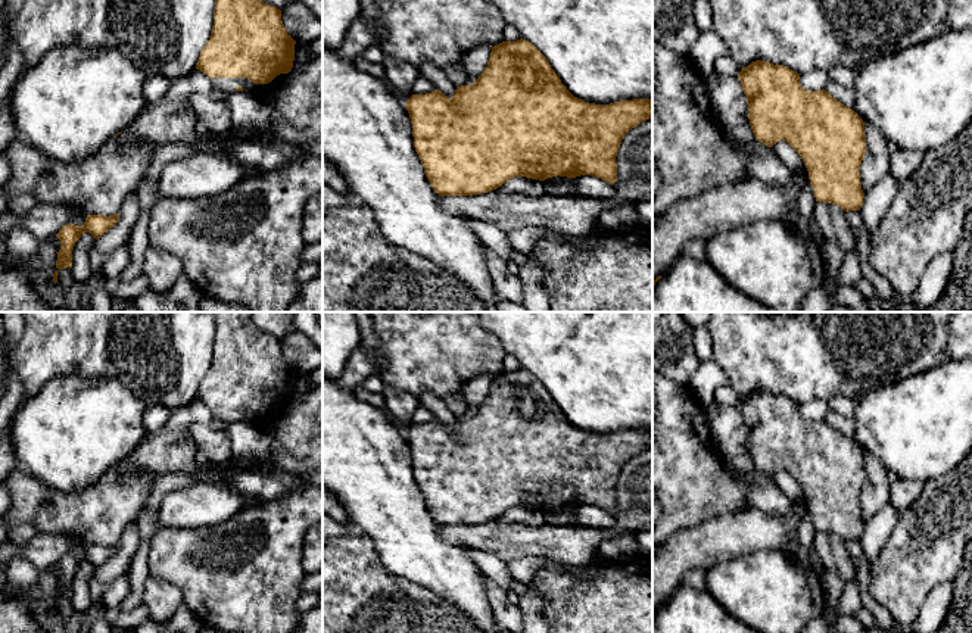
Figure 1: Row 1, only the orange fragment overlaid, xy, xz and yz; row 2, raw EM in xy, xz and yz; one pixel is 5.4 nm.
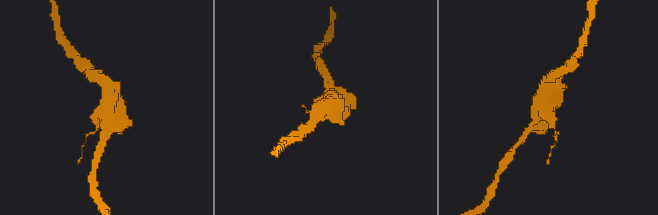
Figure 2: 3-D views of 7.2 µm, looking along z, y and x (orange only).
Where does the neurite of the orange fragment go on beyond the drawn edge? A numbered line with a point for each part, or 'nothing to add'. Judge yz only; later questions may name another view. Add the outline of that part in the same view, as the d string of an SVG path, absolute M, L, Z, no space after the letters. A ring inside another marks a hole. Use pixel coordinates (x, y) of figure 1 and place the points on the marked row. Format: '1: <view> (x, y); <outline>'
nothing to add

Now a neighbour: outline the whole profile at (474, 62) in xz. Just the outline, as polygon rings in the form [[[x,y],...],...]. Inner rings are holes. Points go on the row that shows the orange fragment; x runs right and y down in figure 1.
[[[483,43],[471,49],[464,56],[462,65],[467,71],[467,82],[464,85],[471,85],[482,75],[482,72],[487,66],[492,47],[493,47],[492,44]]]

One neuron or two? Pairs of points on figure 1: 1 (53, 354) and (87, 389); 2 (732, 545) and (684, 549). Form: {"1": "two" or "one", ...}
{"1": "two", "2": "one"}

